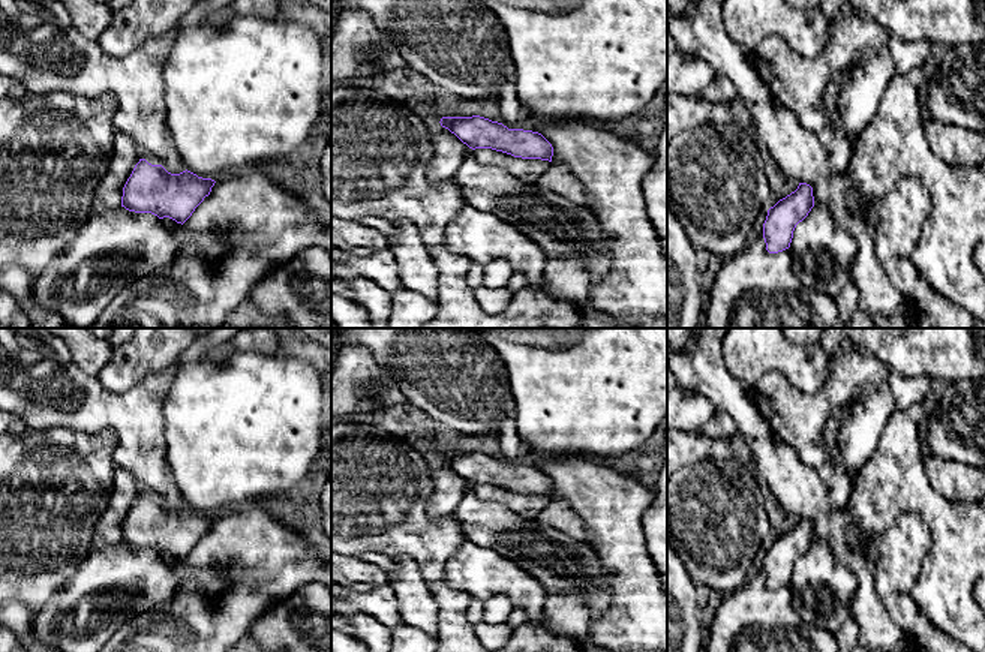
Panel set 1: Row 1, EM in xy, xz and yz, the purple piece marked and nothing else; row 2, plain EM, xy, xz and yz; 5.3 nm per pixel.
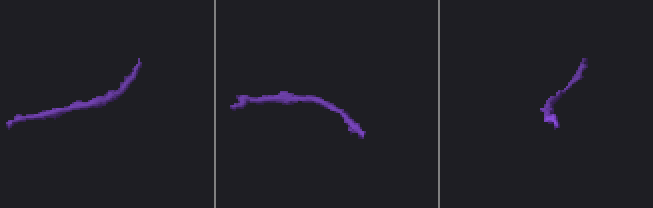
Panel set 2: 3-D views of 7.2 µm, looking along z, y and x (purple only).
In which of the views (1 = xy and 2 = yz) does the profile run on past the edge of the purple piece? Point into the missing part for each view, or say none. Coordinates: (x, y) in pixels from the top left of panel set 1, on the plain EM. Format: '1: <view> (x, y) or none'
1: none
2: none

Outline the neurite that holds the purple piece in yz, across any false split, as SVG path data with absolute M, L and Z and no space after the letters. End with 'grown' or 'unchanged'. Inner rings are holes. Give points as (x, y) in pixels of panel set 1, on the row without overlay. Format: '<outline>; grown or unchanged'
M799 519L795 528L771 543L763 559L766 586L778 589L789 585L796 561L808 552L813 543L813 523L807 519Z; unchanged

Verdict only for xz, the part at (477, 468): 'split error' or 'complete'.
complete

